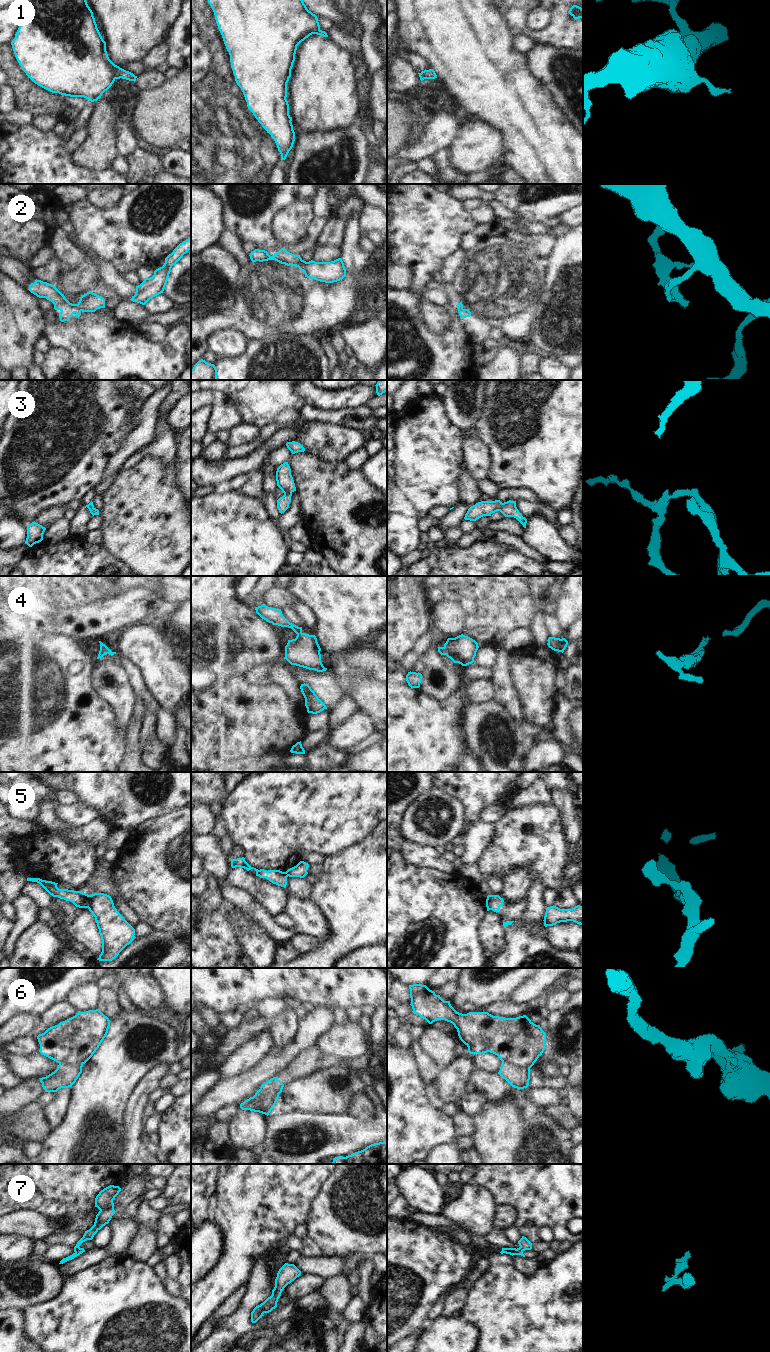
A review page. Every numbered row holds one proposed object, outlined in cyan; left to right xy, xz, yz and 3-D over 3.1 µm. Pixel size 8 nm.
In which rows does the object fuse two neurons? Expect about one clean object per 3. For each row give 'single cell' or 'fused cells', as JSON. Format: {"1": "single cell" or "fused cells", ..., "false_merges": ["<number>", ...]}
{"1": "single cell", "2": "fused cells", "3": "fused cells", "4": "single cell", "5": "fused cells", "6": "fused cells", "7": "single cell", "false_merges": ["2", "3", "5", "6"]}

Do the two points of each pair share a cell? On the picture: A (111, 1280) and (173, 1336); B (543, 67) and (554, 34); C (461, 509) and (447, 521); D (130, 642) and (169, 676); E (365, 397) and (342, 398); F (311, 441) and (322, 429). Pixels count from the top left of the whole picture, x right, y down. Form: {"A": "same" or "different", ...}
{"A": "same", "B": "different", "C": "same", "D": "same", "E": "same", "F": "same"}

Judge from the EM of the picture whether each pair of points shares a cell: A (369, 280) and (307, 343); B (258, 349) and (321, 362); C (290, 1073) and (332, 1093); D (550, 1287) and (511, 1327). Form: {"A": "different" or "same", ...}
{"A": "different", "B": "same", "C": "different", "D": "same"}

